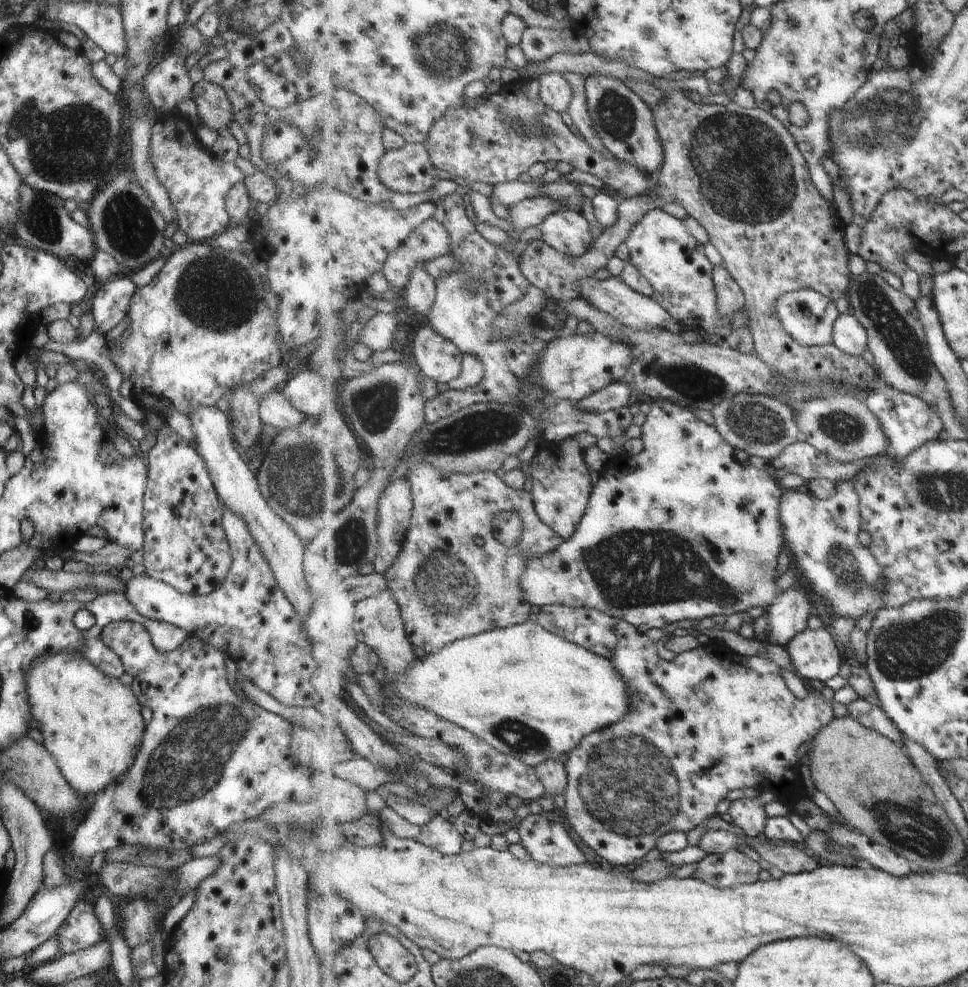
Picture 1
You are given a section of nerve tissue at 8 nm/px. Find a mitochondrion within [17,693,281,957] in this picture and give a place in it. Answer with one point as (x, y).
(191, 761)

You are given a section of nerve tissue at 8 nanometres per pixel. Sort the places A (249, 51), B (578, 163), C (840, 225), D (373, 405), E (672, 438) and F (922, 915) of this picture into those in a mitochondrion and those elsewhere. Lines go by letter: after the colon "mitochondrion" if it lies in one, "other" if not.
A: other
B: other
C: other
D: mitochondrion
E: other
F: other

